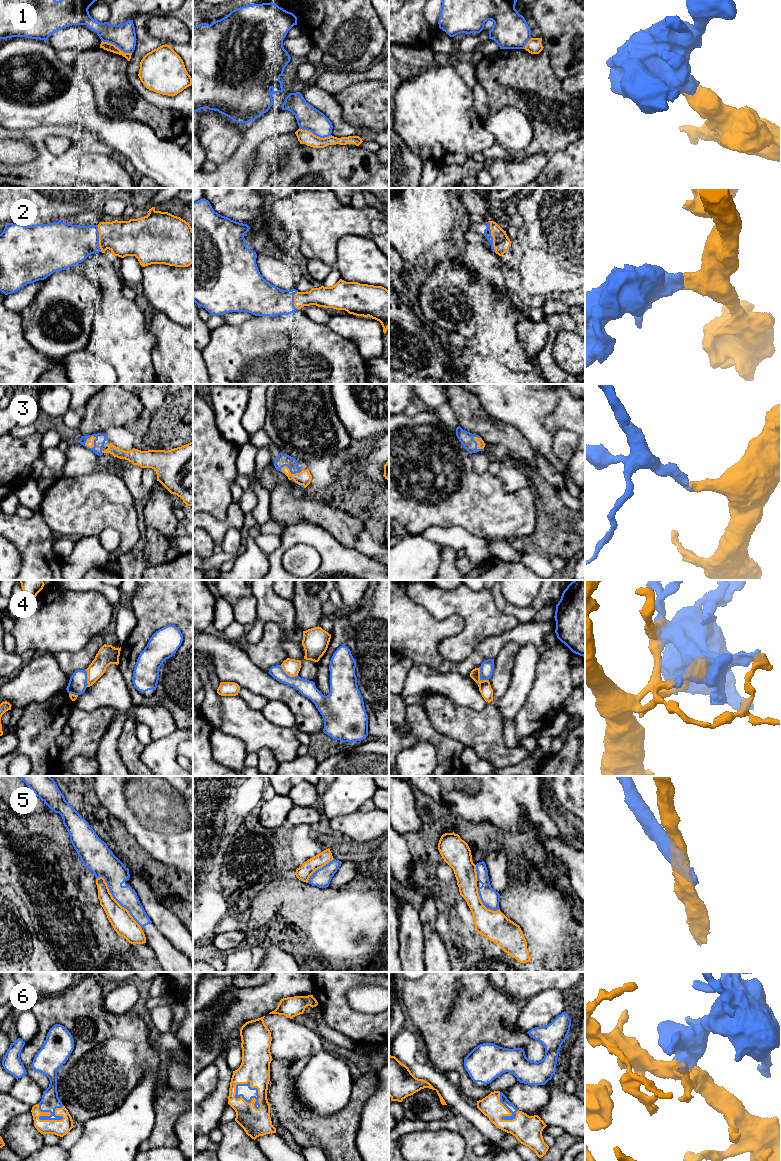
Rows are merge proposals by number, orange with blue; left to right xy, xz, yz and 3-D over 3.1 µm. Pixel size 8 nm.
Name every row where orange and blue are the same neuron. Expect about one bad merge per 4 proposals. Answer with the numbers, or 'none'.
2, 3, 6

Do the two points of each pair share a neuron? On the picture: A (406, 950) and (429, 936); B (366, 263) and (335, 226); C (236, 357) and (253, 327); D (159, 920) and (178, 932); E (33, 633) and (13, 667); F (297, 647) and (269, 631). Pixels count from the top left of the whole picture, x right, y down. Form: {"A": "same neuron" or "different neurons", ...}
{"A": "different neurons", "B": "different neurons", "C": "same neuron", "D": "same neuron", "E": "different neurons", "F": "different neurons"}

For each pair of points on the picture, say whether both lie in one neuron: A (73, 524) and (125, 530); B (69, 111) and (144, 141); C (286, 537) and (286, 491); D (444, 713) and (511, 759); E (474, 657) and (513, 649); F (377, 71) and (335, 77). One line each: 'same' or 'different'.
A: same
B: same
C: different
D: same
E: different
F: same

